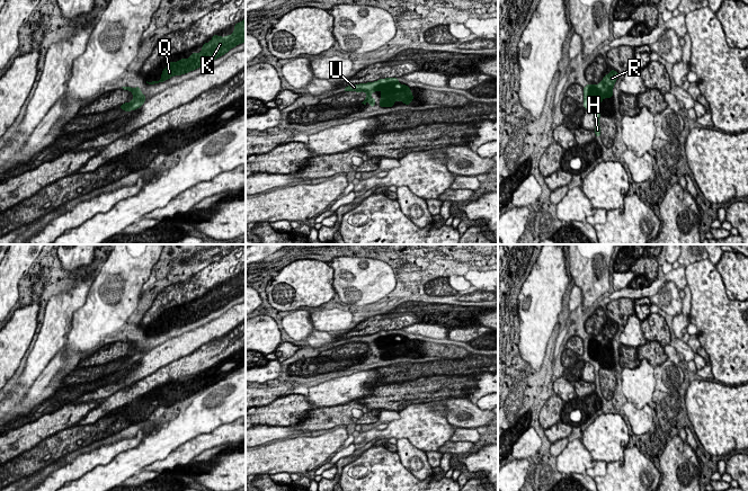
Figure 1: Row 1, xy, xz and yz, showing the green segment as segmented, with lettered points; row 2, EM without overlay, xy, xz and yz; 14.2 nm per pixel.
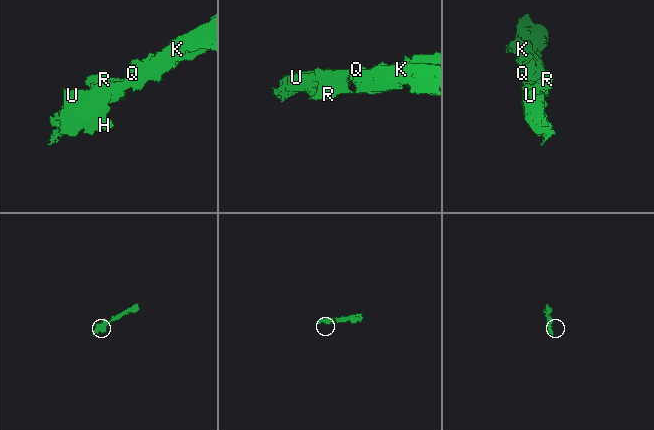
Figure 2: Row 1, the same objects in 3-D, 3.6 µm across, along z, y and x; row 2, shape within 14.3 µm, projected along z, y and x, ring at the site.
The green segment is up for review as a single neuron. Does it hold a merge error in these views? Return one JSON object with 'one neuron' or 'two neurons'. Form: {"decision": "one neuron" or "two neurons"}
{"decision": "one neuron"}

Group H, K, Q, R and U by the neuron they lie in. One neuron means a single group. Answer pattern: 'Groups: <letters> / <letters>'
Groups: H K Q R U

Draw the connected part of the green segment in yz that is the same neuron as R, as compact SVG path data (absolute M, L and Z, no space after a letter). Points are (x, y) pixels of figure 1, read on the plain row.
M611 321L611 324L604 328L604 331L599 333L598 337L593 336L584 339L584 360L590 363L594 366L595 372L595 387L600 390L599 369L600 364L598 360L594 359L591 355L596 351L597 357L603 356L604 350L613 350L613 339L618 330L618 324Z

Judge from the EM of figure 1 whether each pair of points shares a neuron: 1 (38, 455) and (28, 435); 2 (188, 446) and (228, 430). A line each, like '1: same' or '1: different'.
1: different
2: same

